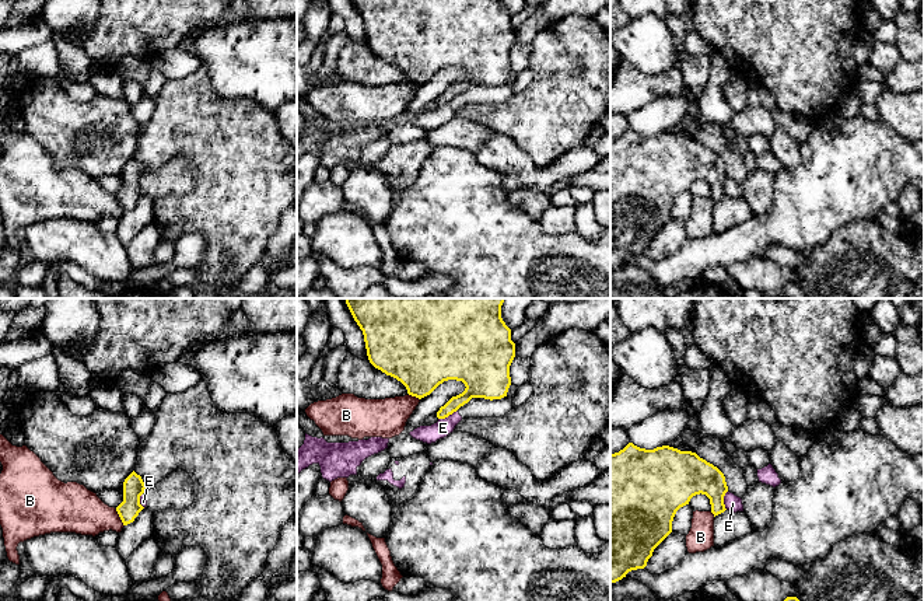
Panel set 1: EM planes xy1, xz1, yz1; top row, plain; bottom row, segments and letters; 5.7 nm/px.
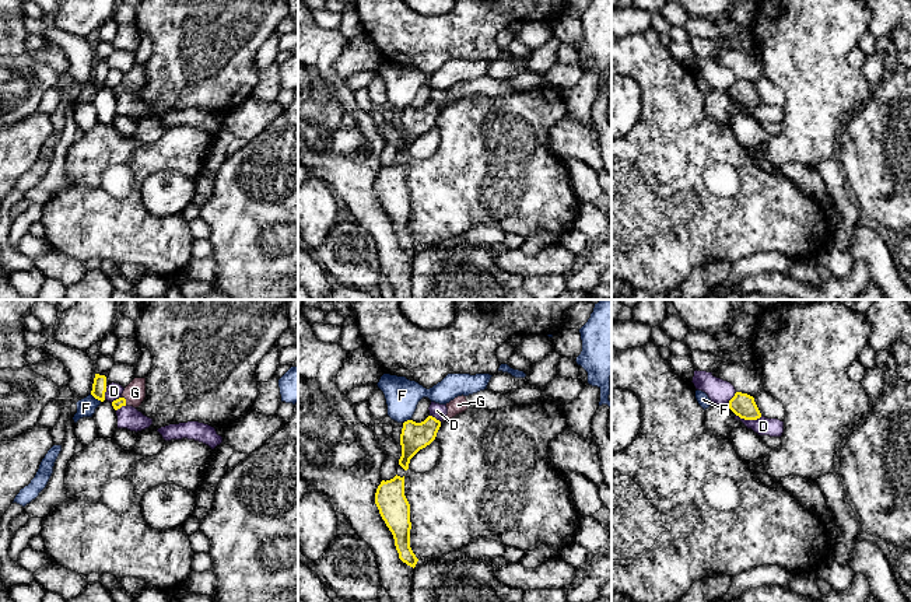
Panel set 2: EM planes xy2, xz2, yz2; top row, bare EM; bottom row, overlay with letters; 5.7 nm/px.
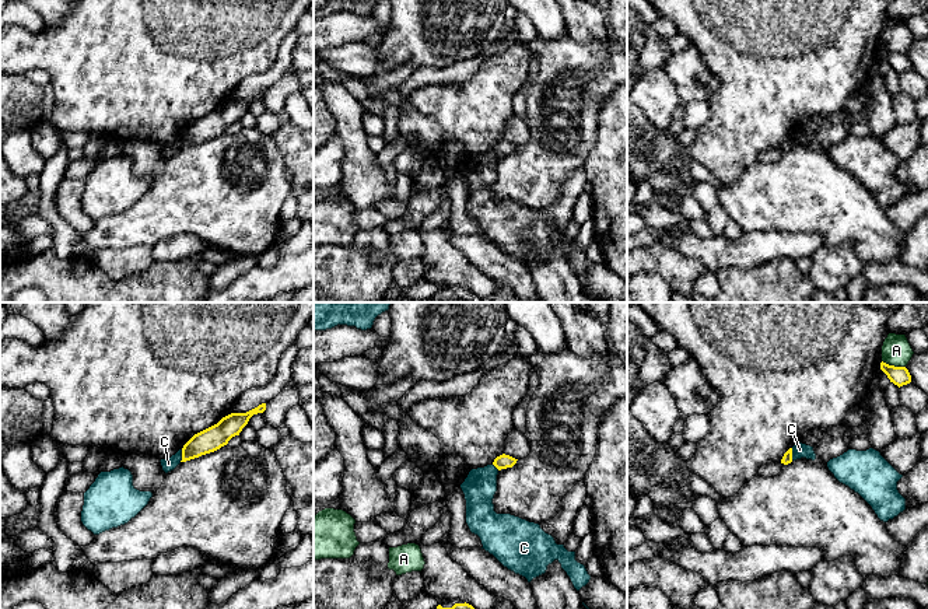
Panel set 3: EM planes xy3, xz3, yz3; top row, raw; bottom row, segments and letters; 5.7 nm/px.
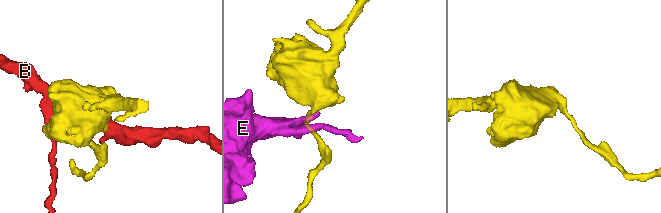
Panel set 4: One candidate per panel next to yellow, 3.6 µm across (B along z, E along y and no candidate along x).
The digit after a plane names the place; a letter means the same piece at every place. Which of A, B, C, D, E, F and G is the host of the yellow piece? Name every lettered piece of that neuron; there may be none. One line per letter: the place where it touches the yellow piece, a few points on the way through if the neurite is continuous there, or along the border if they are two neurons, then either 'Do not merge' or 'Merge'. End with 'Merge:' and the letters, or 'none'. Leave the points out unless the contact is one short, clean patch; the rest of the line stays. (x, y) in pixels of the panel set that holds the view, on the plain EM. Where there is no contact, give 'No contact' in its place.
A: Touches yellow at yz3 (893, 52). Boundary: yz3 (882, 46), (904, 53). Do not merge
B: Touches yellow at xy1 (119, 202). Boundary: xy1 (115, 195), (123, 212). Do not merge
C: Touches yellow at xy3 (182, 142). Boundary: xy3 (182, 136), (179, 147). Do not merge
D: Touches yellow at yz2 (749, 105). Do not merge
E: Touches yellow at xz1 (447, 102). Boundary: xz1 (457, 95), (438, 105). Do not merge
F: Touches yellow at xy2 (97, 84). Boundary: xy2 (91, 80), (101, 87). Do not merge
G: Touches yellow at xy2 (125, 87). Path across: xy2 (118, 90), (125, 87), (135, 79). Merge
Merge: G

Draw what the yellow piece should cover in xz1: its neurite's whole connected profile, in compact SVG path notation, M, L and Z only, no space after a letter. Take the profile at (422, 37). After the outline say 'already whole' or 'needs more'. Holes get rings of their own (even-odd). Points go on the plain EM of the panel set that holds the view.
M351 0L364 21L370 49L400 67L419 85L448 66L462 67L465 77L437 98L445 105L472 84L501 85L511 71L510 52L515 43L511 15L501 0Z; already whole

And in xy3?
M262 90L246 99L231 99L223 104L217 111L195 120L183 132L181 148L199 144L227 132L232 123L239 122L253 101L263 99L265 97L266 90Z; already whole

